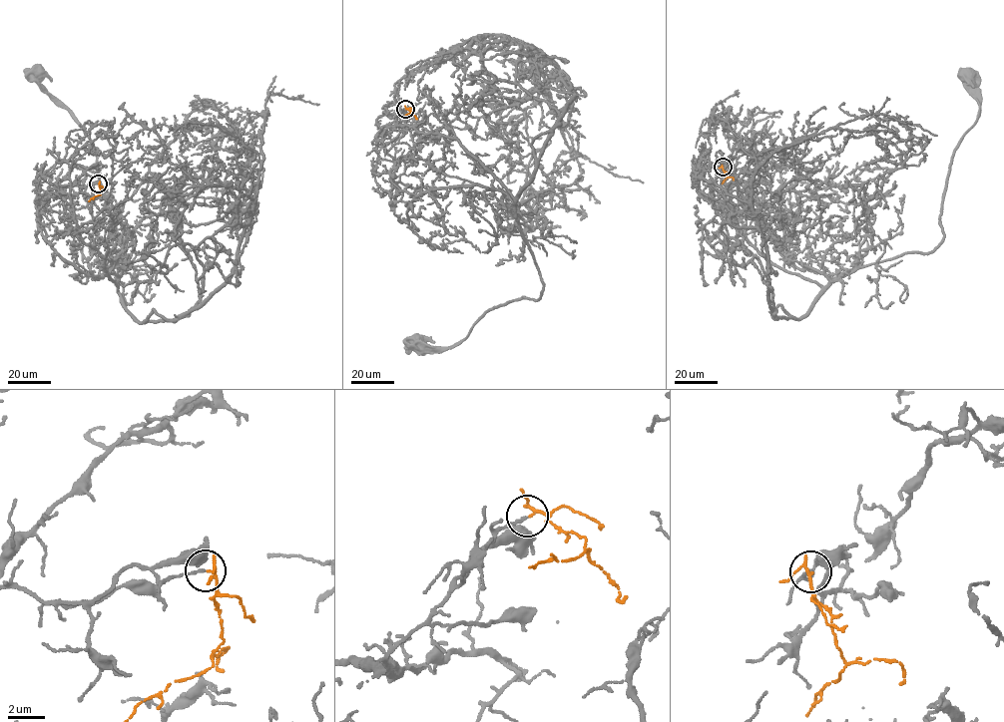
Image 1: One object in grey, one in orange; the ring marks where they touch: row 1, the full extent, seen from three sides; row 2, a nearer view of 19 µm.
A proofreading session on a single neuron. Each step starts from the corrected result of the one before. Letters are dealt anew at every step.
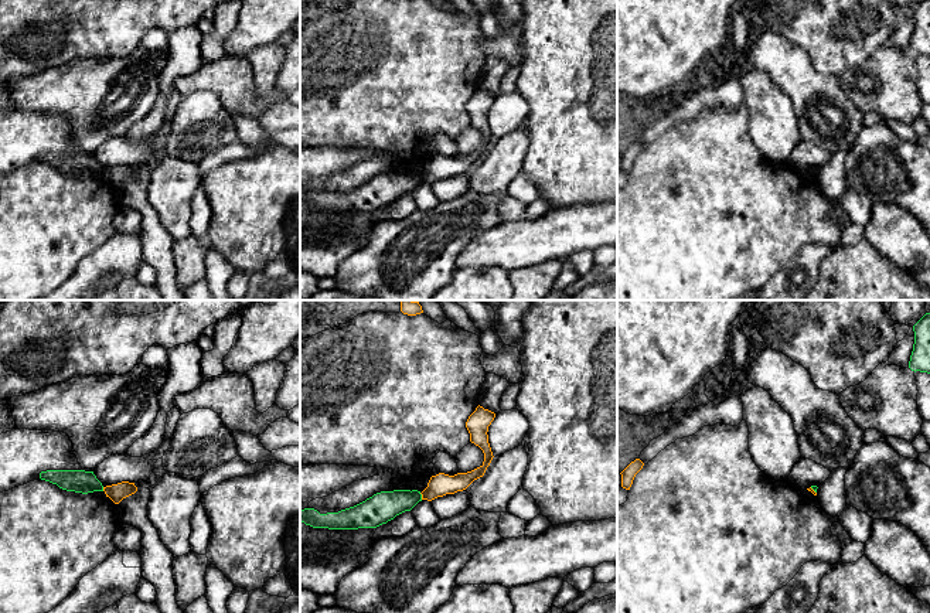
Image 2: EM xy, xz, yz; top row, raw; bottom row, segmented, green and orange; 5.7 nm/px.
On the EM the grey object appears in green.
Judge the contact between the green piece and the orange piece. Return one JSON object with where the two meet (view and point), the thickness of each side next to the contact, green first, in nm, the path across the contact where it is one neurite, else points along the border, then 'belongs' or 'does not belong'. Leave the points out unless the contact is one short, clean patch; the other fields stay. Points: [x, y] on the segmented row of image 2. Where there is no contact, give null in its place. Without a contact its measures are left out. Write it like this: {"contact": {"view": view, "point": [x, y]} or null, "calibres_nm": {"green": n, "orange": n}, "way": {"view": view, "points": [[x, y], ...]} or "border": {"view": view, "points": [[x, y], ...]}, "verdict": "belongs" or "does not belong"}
{"contact": {"view": "xz", "point": [421, 496]}, "calibres_nm": {"green": 170, "orange": 130}, "border": {"view": "xz", "points": [[419, 493], [422, 499]]}, "verdict": "does not belong"}

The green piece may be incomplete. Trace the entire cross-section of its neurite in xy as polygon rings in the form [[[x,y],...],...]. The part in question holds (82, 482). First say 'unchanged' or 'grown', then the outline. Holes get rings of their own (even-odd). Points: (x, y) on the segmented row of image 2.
unchanged; [[[47,470],[40,473],[40,479],[57,484],[59,488],[75,493],[103,491],[102,483],[93,471],[85,470]]]

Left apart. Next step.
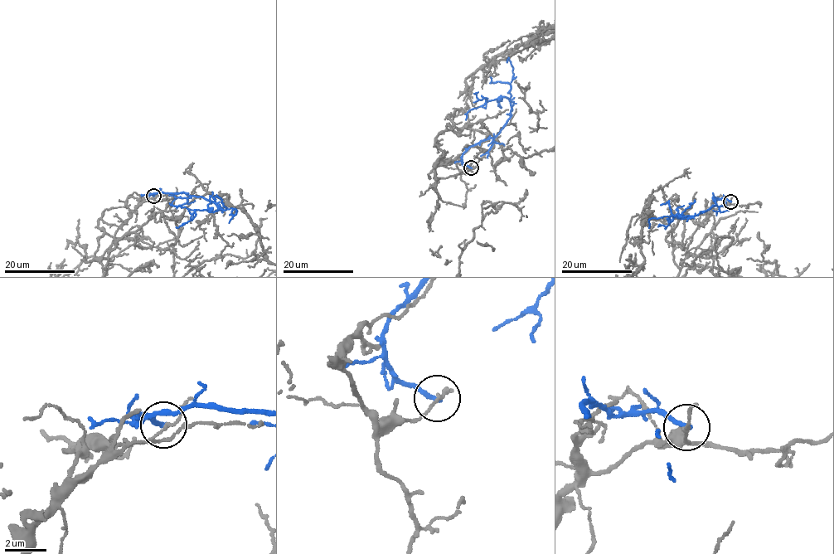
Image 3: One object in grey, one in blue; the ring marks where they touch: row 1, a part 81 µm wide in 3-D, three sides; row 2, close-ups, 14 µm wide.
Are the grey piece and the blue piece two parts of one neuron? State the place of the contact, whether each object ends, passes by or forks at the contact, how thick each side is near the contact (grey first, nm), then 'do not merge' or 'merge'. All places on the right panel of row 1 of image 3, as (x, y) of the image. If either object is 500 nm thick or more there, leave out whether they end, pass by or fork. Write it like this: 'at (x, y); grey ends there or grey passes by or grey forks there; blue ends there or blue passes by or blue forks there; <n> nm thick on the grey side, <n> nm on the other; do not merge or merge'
at (730, 201); grey passes by; blue ends there; 120 nm thick on the grey side, 240 nm on the other; do not merge

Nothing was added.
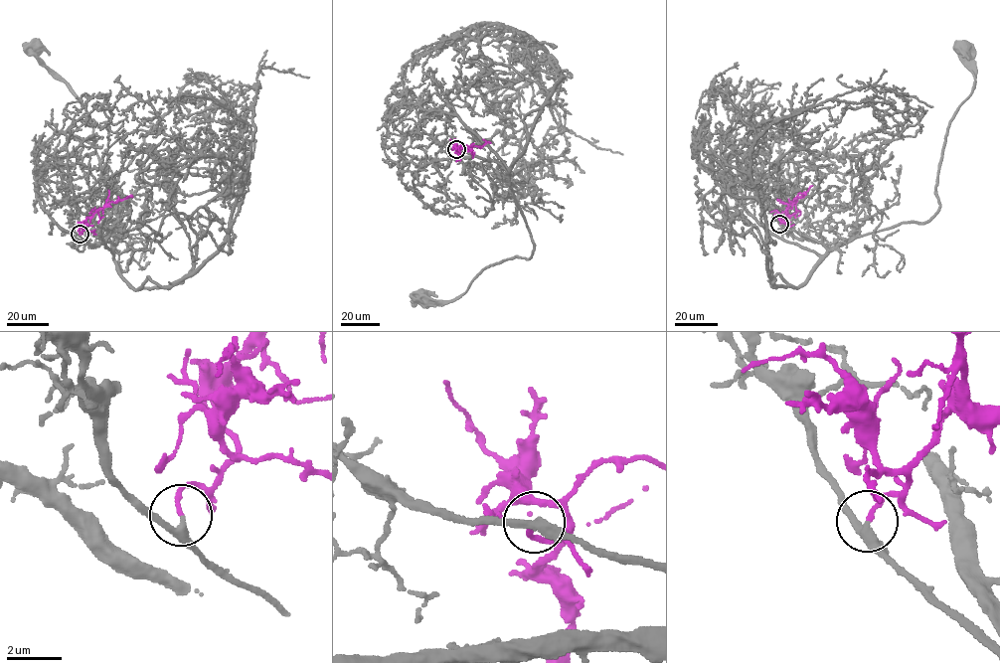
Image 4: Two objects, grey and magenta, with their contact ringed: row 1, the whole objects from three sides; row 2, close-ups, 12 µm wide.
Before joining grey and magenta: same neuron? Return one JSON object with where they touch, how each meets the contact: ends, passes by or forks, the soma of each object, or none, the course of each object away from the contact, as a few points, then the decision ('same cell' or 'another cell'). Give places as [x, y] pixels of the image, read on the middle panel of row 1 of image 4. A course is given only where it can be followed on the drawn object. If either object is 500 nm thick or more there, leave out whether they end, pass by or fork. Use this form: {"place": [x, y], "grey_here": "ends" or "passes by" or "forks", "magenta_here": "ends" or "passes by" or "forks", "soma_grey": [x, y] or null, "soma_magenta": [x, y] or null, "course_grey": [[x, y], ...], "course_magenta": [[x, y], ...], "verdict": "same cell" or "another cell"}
{"place": [456, 149], "grey_here": "passes by", "magenta_here": "ends", "soma_grey": [419, 296], "soma_magenta": null, "course_grey": [[456, 149], [504, 168], [533, 249], [529, 258], [515, 255], [484, 268], [466, 291], [451, 300], [419, 297]], "course_magenta": [[456, 149], [457, 151], [461, 148], [483, 146], [486, 142], [482, 139]], "verdict": "same cell"}

